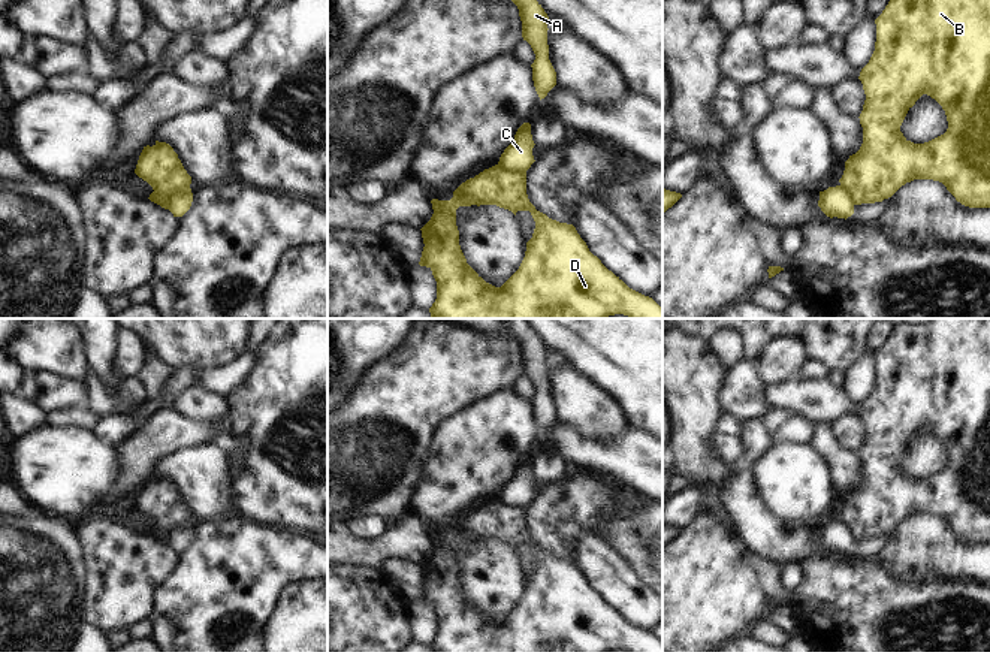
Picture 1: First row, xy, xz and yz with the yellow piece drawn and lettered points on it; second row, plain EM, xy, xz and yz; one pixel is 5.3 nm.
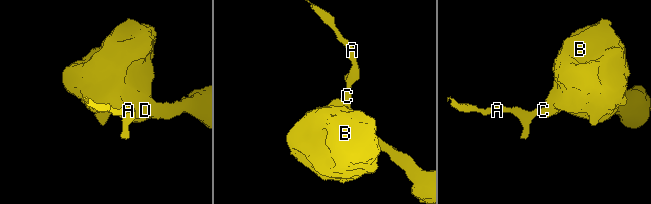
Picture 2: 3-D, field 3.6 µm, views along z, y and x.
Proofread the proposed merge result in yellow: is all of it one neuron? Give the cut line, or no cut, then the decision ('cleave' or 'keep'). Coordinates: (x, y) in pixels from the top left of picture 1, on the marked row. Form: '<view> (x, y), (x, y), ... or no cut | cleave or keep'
xy (190, 190), (175, 195), (166, 208) | cleave

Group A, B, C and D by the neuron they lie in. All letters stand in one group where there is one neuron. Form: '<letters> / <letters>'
A C / B D

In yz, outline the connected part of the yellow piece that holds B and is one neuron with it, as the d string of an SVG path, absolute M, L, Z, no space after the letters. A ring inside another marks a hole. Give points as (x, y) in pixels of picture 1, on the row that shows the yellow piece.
M890 0L882 13L875 19L875 24L875 51L858 76L866 94L863 111L858 117L863 127L863 144L860 150L845 162L845 170L839 179L840 187L849 194L854 205L861 205L882 202L914 179L933 179L942 182L962 205L969 208L990 208L990 0ZM923 94L930 96L942 106L948 129L944 135L929 142L914 144L903 136L900 126L908 111Z

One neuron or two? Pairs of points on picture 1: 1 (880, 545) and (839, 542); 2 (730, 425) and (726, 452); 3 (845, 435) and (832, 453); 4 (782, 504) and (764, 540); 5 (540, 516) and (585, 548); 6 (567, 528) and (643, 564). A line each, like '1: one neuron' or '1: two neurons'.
1: one neuron
2: one neuron
3: two neurons
4: two neurons
5: two neurons
6: two neurons

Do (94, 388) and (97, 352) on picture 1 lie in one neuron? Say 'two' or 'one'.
two

